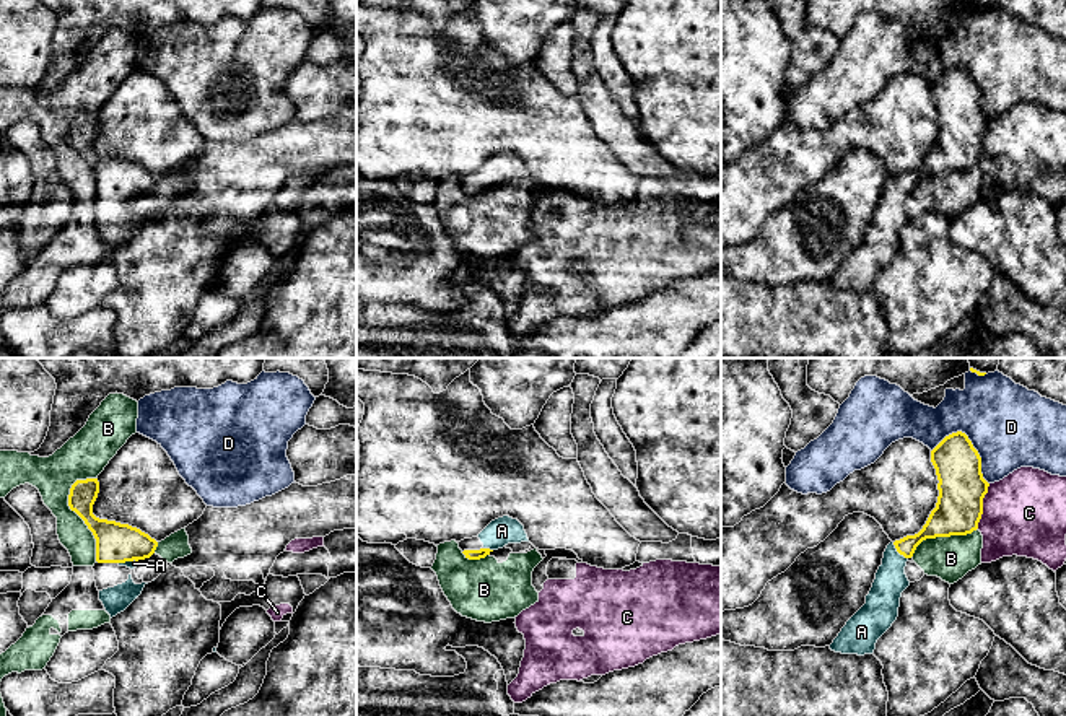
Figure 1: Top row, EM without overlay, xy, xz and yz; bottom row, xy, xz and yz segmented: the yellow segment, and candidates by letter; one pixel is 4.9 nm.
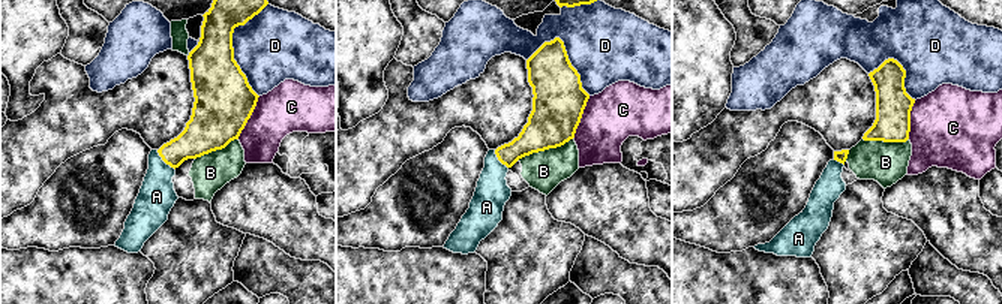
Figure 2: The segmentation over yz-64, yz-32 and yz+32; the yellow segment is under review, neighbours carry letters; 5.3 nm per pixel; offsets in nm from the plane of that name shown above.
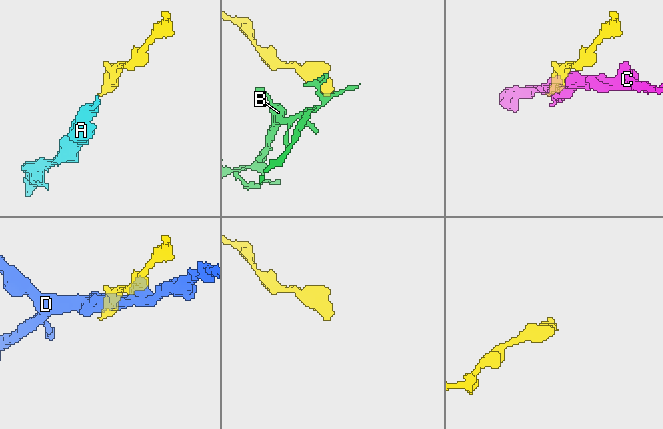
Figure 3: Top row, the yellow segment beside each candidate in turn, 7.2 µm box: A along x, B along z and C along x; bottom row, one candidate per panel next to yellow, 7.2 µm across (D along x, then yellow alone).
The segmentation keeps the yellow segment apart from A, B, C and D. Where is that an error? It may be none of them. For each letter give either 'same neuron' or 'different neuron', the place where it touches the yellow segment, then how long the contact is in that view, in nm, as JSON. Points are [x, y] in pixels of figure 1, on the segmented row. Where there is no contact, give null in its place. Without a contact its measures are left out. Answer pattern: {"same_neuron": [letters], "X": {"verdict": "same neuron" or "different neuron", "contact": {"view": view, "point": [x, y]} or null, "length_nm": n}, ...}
{"same_neuron": ["A"], "A": {"verdict": "same neuron", "contact": {"view": "yz", "point": [899, 552]}, "length_nm": 120}, "B": {"verdict": "different neuron", "contact": {"view": "xy", "point": [82, 518]}, "length_nm": 420}, "C": {"verdict": "different neuron", "contact": {"view": "yz", "point": [982, 506]}, "length_nm": 240}, "D": {"verdict": "different neuron", "contact": {"view": "yz", "point": [970, 443]}, "length_nm": 340}}

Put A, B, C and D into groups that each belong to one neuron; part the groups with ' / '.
A / B / C / D

